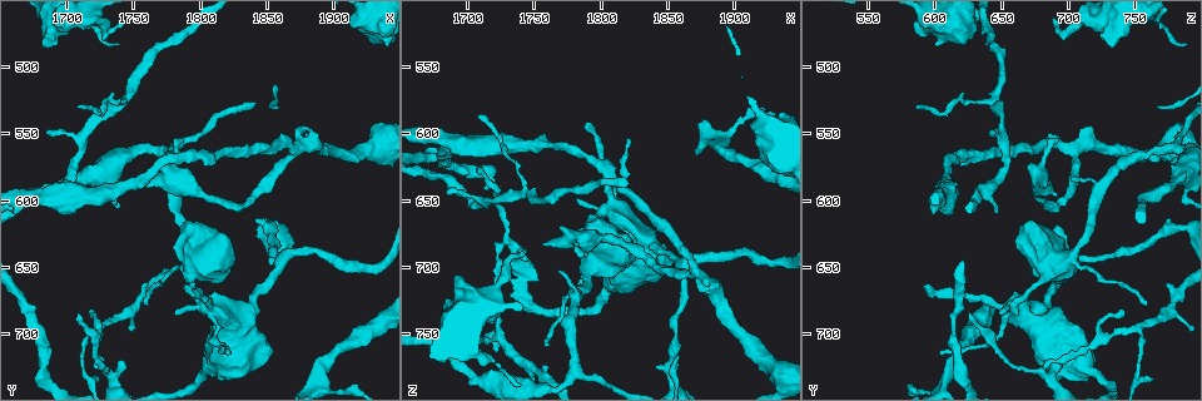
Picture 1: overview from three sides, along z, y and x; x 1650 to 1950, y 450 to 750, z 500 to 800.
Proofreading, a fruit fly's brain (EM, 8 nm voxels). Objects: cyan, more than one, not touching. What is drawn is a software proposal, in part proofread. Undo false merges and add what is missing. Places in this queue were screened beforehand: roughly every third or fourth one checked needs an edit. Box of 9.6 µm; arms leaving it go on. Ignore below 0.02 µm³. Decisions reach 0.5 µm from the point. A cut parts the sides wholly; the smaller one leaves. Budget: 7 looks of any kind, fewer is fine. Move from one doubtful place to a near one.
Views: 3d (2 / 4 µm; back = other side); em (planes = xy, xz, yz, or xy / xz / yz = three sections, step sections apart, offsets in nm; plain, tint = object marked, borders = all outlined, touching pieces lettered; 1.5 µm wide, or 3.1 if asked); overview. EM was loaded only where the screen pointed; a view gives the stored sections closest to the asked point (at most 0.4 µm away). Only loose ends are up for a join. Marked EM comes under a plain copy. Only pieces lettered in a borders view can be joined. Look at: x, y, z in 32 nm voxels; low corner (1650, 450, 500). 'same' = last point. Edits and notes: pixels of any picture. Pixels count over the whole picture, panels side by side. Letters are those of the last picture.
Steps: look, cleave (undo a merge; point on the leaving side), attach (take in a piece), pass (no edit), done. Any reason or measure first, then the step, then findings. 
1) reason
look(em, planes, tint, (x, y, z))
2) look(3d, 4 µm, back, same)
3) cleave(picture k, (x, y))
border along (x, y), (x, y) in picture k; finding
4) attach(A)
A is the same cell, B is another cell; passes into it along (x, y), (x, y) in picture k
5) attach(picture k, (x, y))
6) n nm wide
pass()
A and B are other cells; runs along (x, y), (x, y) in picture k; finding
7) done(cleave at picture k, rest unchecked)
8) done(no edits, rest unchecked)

thick turns thin
look(em, planes, borders, (1798, 676, 664))

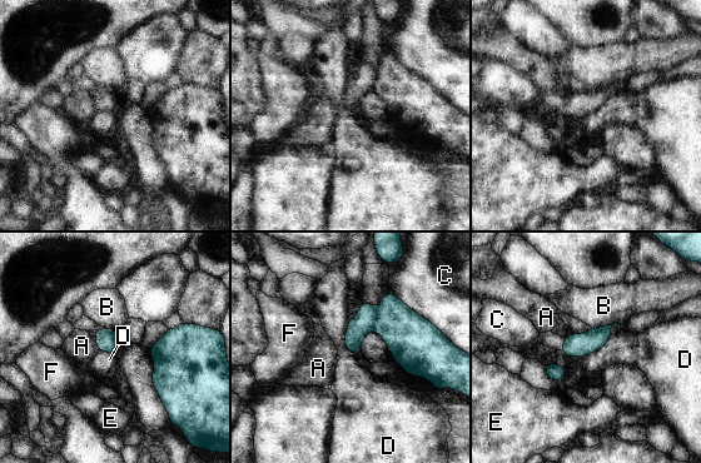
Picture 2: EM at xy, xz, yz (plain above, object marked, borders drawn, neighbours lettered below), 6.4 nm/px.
cleave(picture 2, (367, 317))
A, B, C, D, E and F are other cells; a second neuron is stuck on

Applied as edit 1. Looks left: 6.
redraw
look(overview)

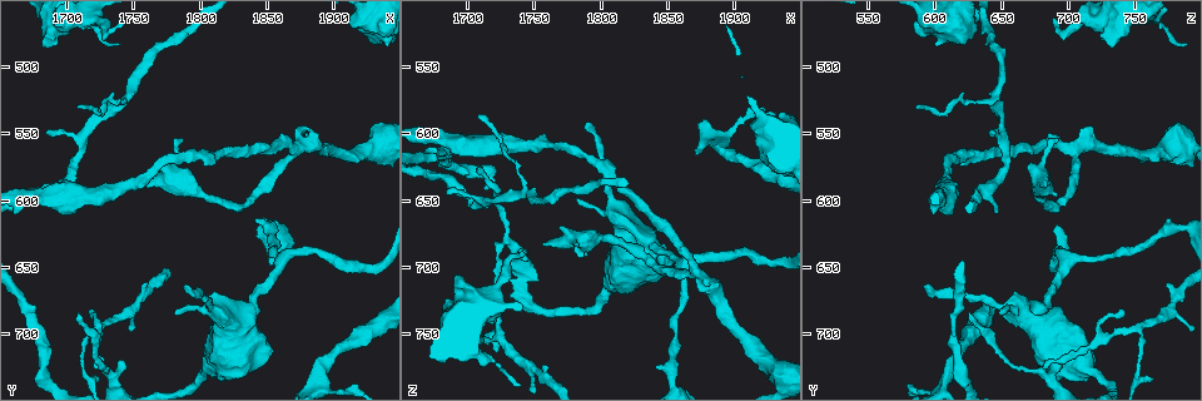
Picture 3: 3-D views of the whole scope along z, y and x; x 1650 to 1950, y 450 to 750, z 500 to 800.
three arms meet
look(em, planes, borders, (1728, 730, 682))

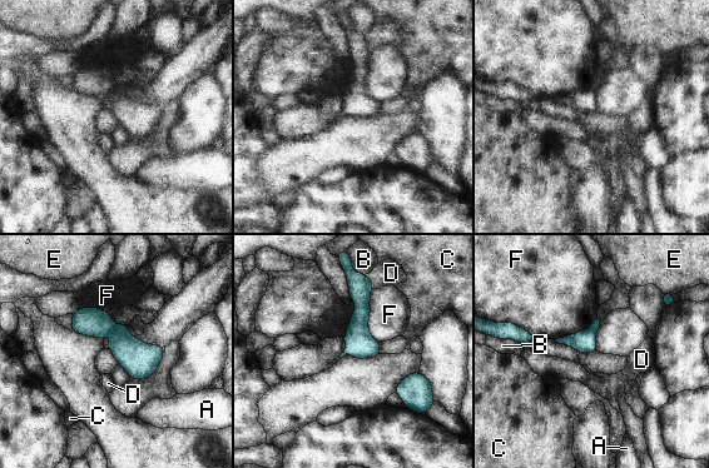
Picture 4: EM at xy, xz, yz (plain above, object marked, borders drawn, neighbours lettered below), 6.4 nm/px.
140 nm wide
cleave(picture 4, (92, 322))
A, B, C, D, E and F are other cells; border along (115, 325), (110, 332) in picture 4; two neurons meet here

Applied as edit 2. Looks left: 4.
thin end
look(em, planes, tint, (1710, 684, 626))

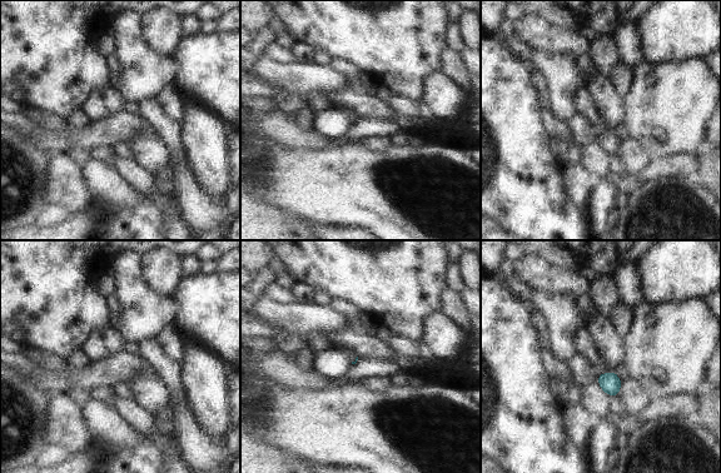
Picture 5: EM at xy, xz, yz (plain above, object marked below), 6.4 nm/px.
see the neighbours
look(em, planes, borders, same)

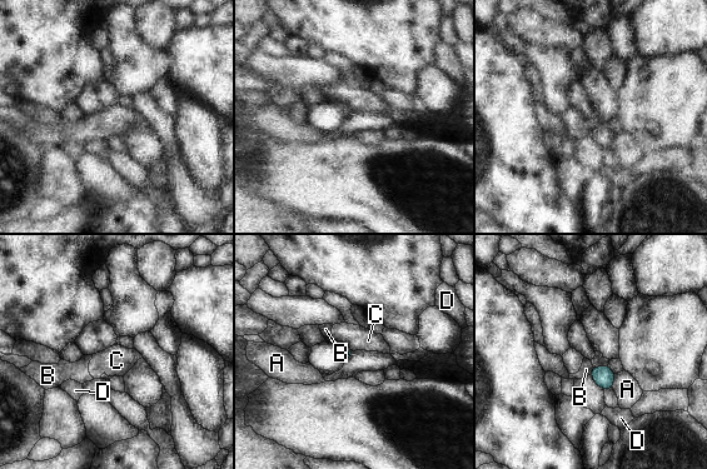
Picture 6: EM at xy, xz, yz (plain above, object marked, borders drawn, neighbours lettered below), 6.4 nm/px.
pass()
A, B, C and D are other cells; none of them fits

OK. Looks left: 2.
done(cleave at picture 2, cleave at picture 4, rest unchecked)

